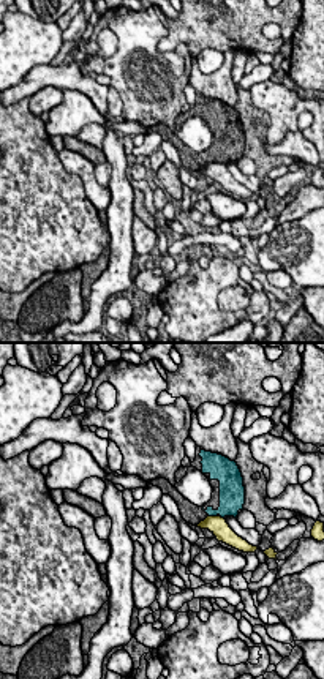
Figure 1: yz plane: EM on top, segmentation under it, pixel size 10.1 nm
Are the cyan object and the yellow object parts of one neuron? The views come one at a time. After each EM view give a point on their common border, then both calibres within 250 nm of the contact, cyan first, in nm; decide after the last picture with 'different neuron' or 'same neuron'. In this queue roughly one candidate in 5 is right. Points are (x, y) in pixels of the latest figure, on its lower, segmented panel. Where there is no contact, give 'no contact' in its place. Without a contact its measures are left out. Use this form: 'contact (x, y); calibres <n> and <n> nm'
contact (212, 515); calibres 260 and 190 nm

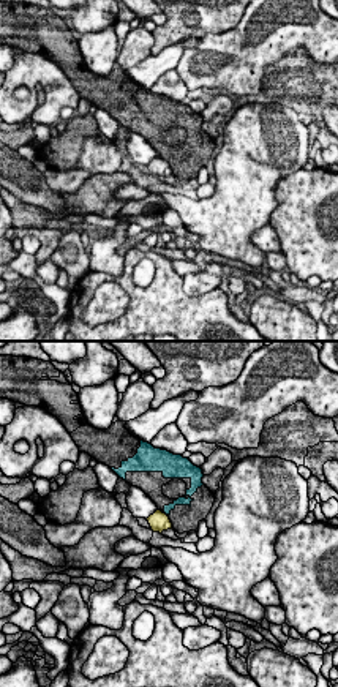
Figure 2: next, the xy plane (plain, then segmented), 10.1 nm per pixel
no contact

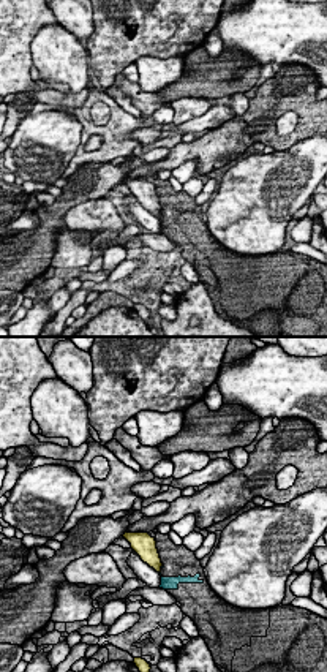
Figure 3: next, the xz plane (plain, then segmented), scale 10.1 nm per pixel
no contact

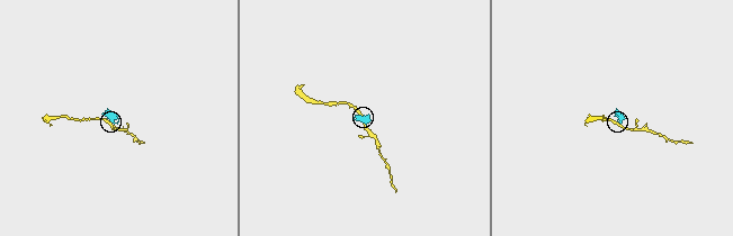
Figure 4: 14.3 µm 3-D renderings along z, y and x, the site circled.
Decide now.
different neuron

